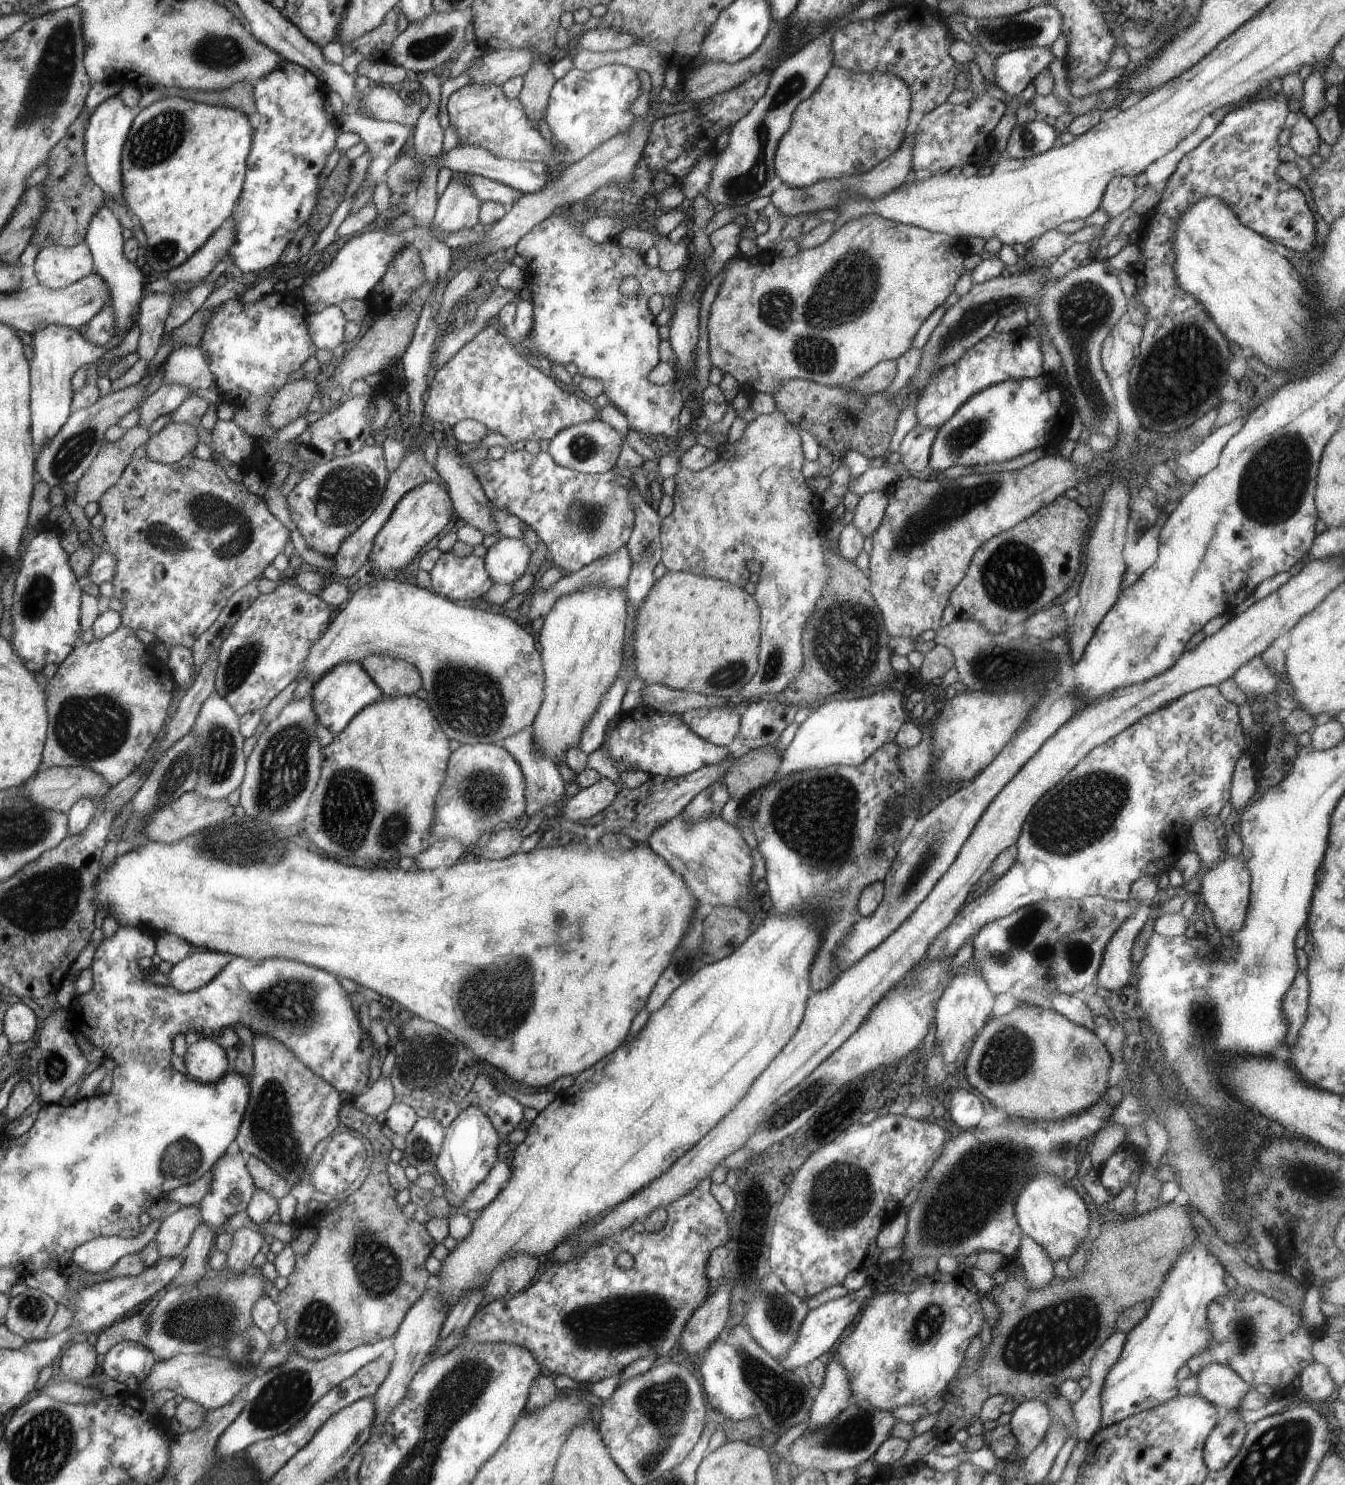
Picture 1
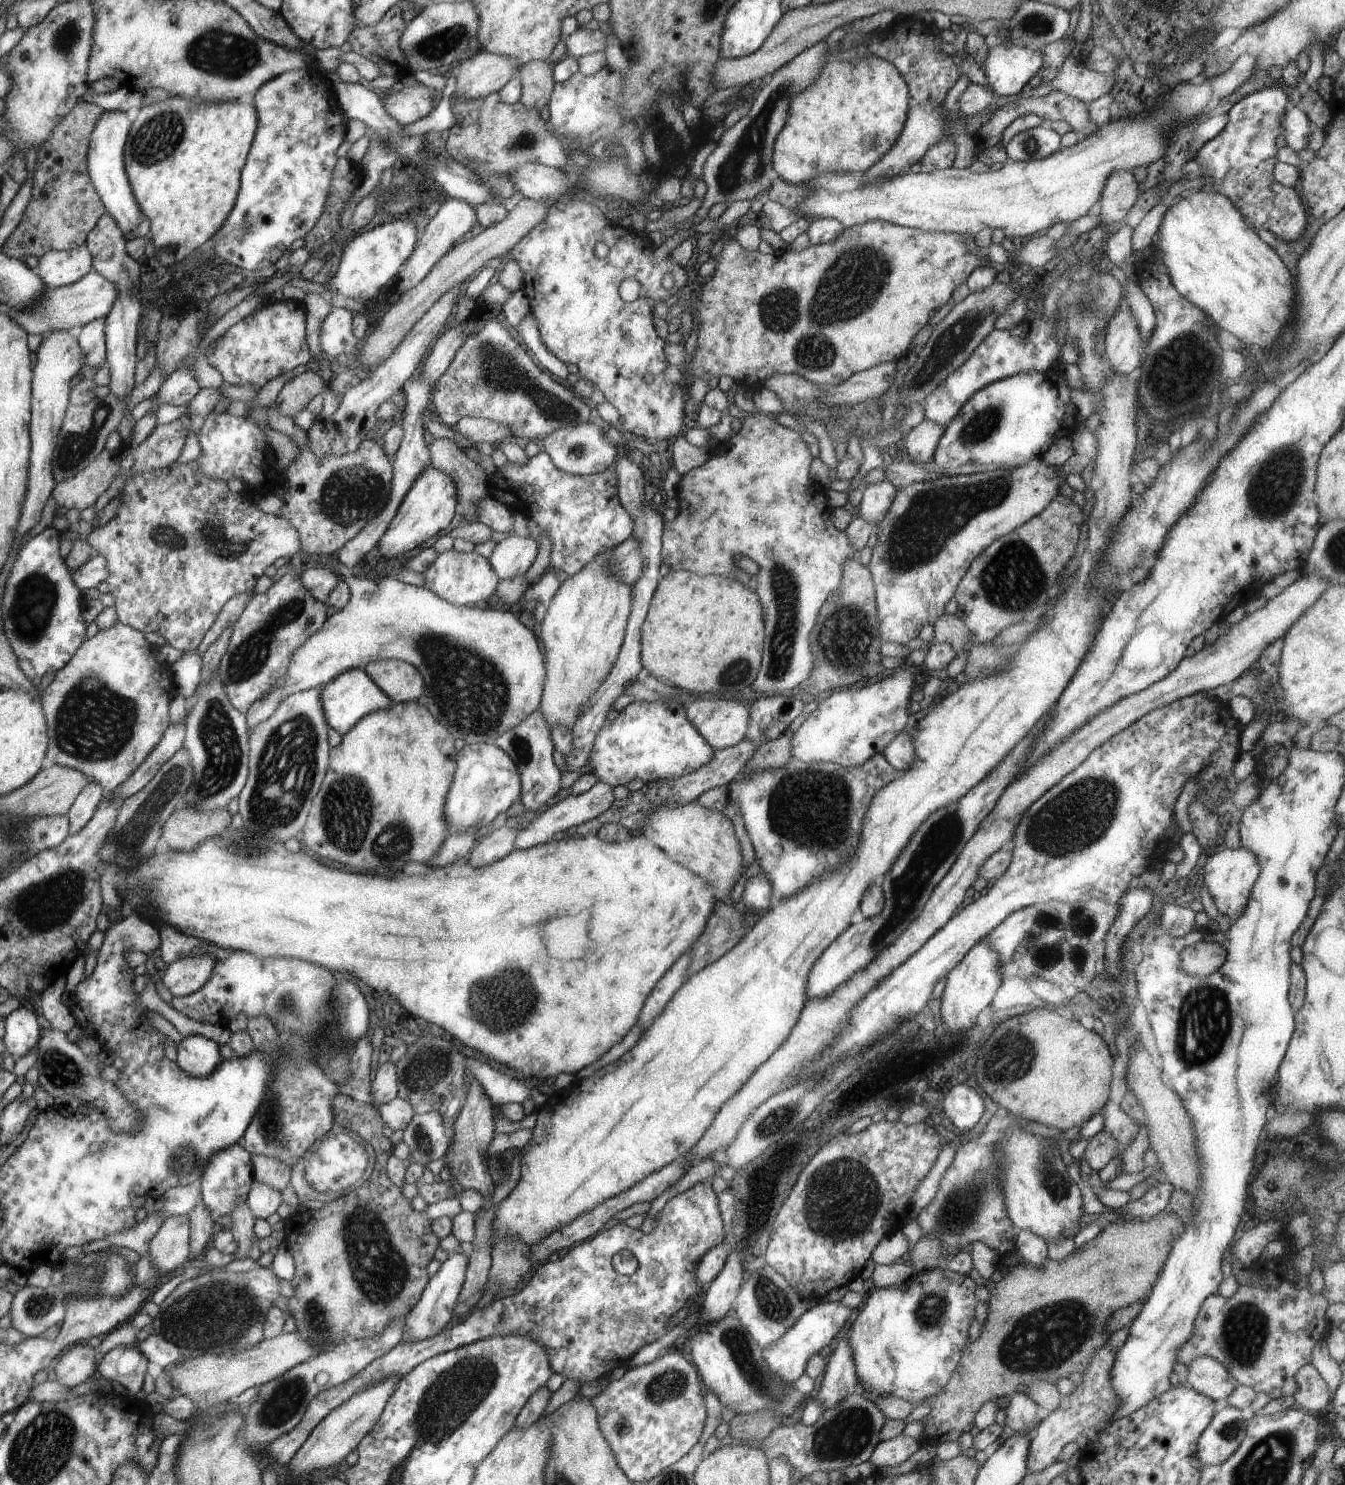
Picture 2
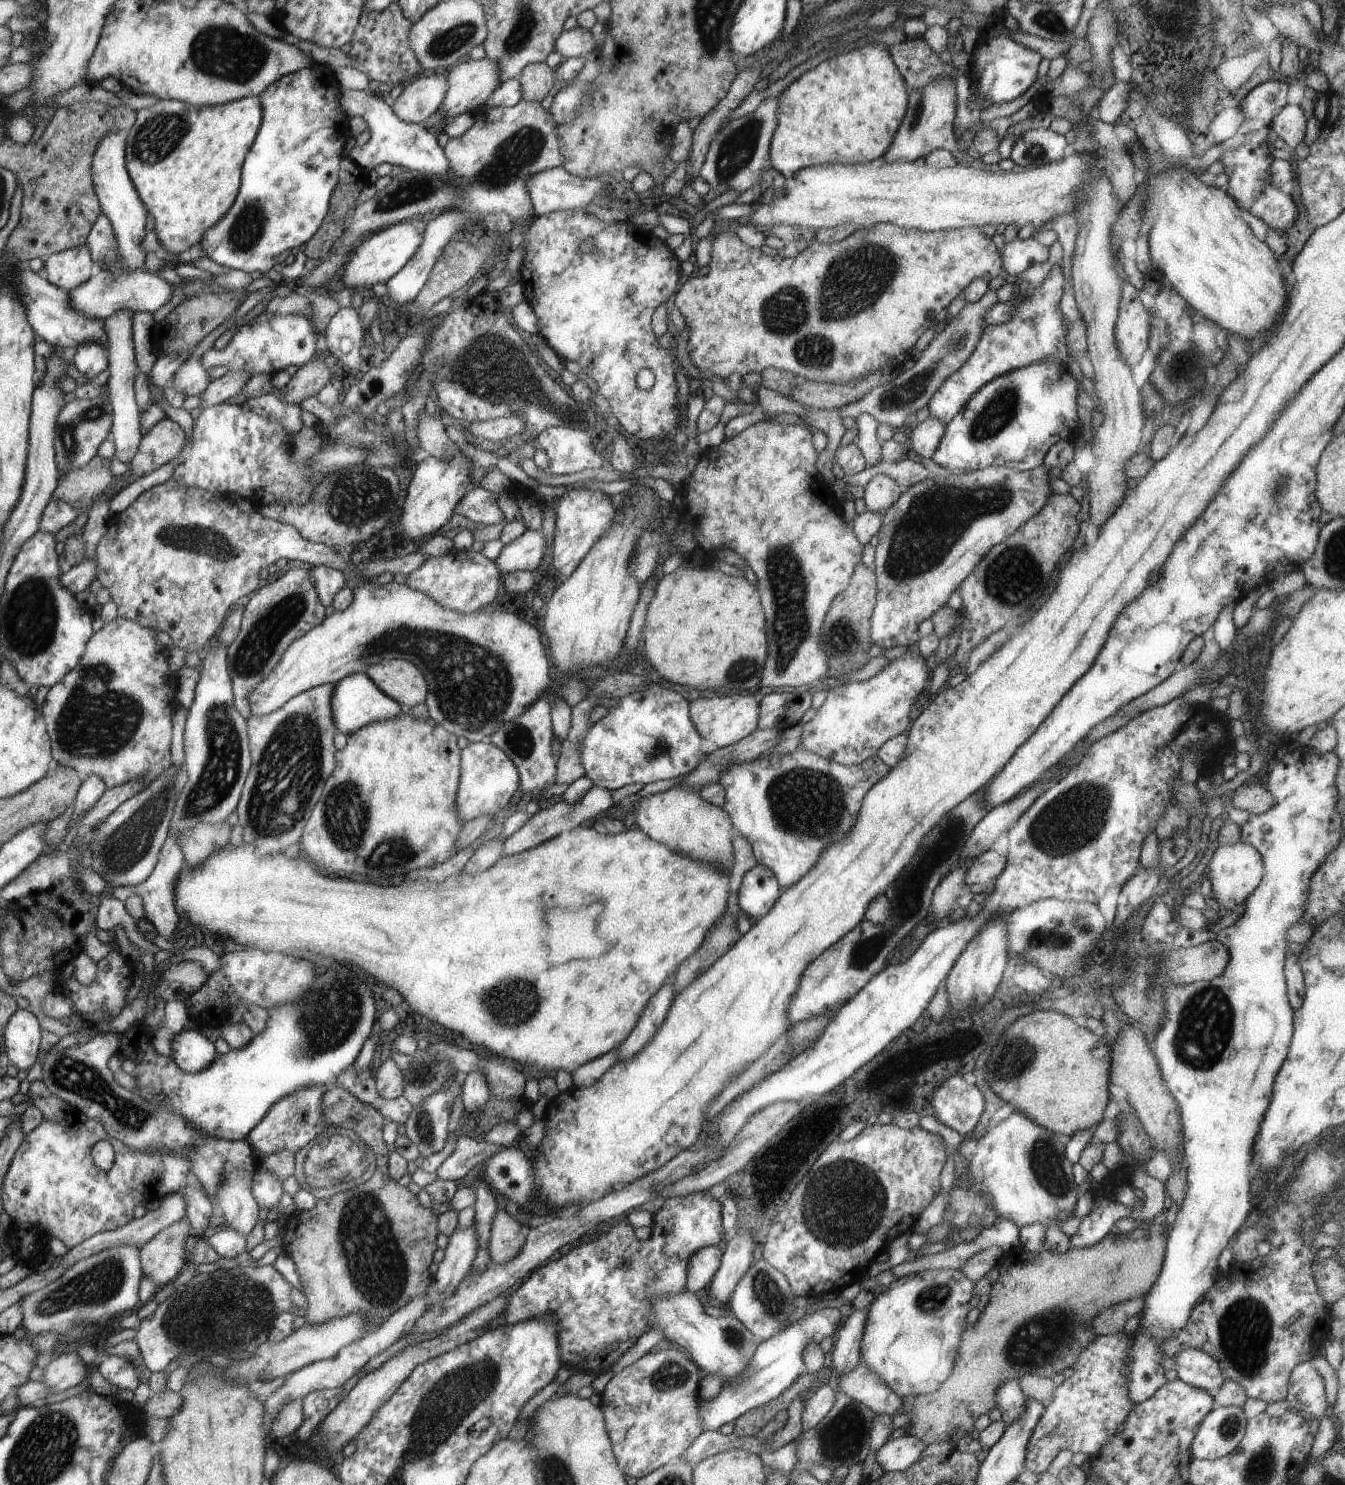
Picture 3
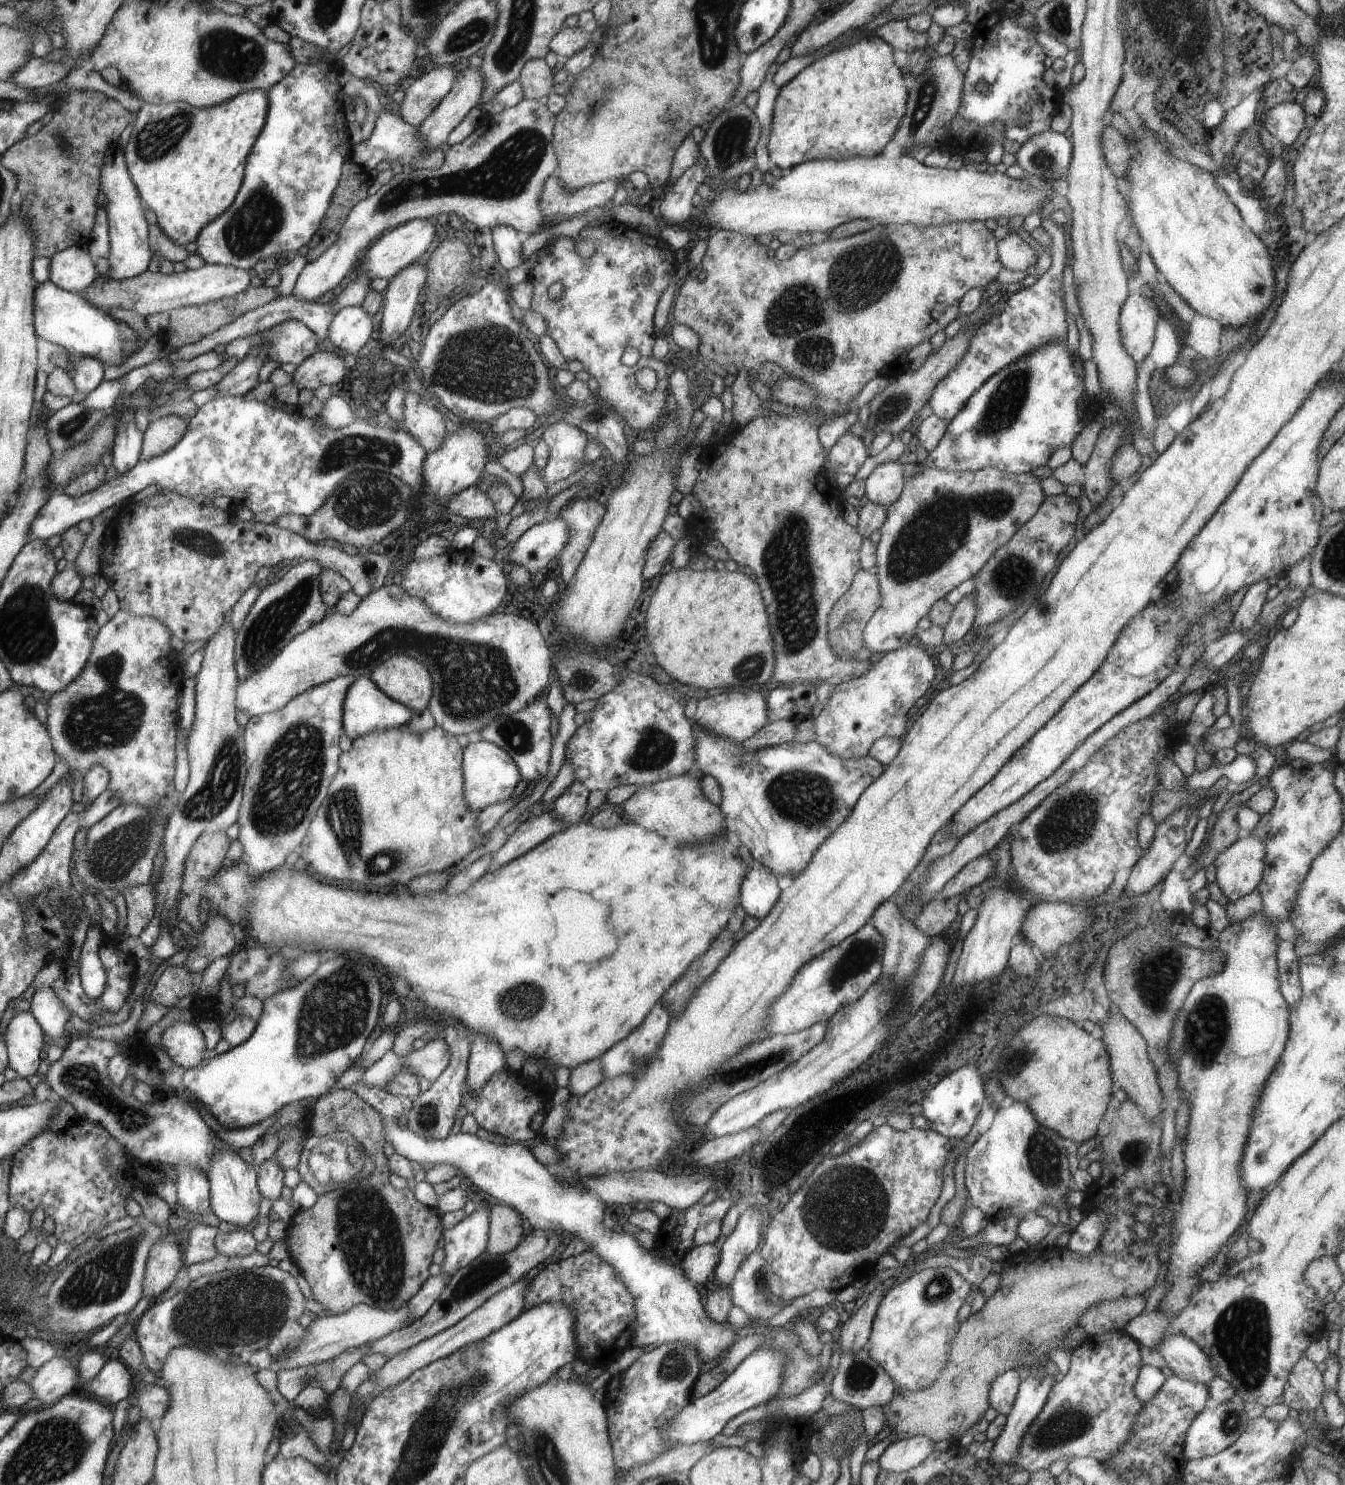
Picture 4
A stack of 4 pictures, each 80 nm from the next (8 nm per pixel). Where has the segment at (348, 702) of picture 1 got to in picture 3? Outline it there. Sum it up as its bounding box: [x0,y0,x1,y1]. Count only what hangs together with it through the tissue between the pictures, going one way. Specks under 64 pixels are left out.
[333,673,406,736]

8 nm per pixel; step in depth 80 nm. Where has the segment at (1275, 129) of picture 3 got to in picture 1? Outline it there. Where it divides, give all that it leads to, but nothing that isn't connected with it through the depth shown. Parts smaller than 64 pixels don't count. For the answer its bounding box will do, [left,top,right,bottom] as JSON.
[1290,113,1320,159]

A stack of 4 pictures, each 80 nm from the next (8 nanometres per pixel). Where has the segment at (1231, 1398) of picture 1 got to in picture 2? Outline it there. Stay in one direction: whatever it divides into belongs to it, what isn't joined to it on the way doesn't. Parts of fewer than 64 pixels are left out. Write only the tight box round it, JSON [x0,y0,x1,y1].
[1185,1356,1237,1403]

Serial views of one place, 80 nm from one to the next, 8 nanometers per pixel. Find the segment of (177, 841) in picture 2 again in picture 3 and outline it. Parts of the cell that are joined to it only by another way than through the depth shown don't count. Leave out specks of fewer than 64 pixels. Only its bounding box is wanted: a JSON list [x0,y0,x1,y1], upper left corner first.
[178,822,231,868]

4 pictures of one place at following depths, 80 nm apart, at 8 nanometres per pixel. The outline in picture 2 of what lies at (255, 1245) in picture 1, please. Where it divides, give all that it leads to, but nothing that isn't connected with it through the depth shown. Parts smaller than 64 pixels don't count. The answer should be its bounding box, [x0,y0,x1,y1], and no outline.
[229,1200,258,1256]

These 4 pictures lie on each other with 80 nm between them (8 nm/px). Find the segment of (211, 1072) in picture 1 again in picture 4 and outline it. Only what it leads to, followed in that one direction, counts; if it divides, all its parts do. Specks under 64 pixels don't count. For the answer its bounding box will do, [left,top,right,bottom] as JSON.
[160,1021,208,1069]

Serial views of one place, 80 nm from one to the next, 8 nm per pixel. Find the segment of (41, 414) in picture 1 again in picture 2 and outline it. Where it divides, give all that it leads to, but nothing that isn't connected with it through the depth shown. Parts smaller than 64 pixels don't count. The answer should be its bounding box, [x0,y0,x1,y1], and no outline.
[18,330,85,541]

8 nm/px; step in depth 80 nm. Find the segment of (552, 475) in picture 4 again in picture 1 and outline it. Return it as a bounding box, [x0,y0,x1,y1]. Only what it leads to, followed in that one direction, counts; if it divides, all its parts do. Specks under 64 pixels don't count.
[544,420,622,474]

